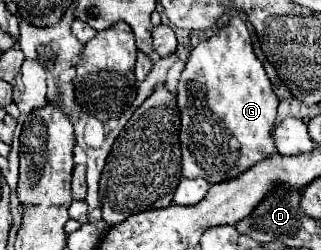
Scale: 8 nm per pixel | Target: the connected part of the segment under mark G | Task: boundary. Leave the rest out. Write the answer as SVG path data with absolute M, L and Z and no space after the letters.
M233 16L215 36L199 42L185 70L181 72L177 86L177 104L181 112L181 152L183 152L183 176L185 178L205 178L209 184L235 178L249 170L257 162L275 154L271 130L277 114L277 94L265 74L261 60L253 52L251 32L241 16Z

